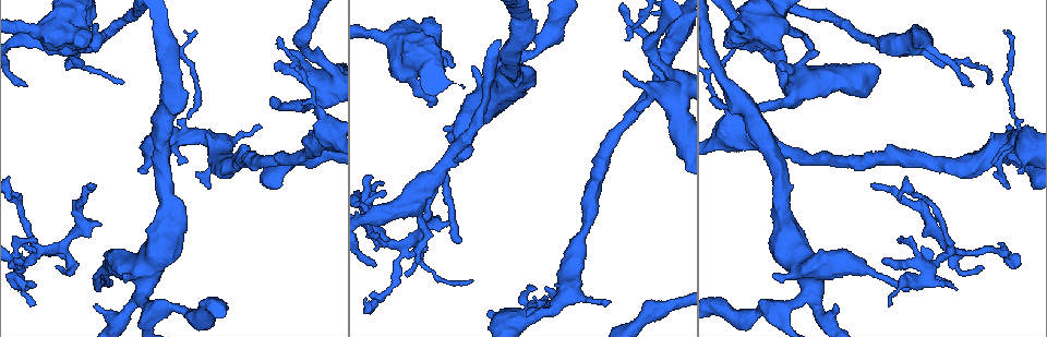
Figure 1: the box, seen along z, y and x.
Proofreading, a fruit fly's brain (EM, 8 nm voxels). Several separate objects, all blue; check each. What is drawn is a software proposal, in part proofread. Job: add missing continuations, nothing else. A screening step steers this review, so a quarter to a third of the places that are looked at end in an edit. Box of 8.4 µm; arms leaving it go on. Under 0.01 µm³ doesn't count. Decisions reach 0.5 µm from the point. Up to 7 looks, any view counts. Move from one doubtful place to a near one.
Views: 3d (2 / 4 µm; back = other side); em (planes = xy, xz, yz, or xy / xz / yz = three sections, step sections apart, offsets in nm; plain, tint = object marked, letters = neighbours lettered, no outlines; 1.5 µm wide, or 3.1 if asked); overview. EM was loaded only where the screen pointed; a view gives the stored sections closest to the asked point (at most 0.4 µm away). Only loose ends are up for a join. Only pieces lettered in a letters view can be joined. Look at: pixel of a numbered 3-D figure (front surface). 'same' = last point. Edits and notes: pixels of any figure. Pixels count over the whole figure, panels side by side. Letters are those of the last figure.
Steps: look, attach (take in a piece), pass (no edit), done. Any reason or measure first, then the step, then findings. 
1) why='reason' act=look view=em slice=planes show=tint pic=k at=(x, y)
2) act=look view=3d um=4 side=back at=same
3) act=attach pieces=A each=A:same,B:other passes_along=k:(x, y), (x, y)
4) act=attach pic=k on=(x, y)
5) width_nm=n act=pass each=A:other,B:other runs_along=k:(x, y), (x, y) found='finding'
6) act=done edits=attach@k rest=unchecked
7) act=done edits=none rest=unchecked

act=look view=em slice=planes show=letters pic=1 at=(871, 184)

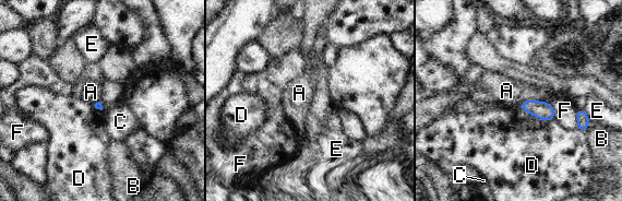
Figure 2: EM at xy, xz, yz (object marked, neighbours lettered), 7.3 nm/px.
act=pass each=A:other,B:other,C:other,D:other,E:other,F:other border=2:(546, 101), (524, 101), (519, 105) found='no lettered piece goes on from it'

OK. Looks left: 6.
why='tapers out' act=look view=3d um=4 pic=1 at=(139, 171)

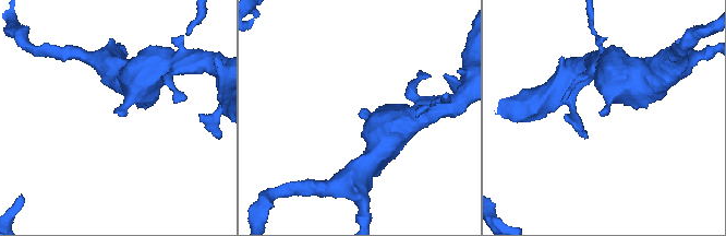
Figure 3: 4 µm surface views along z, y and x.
why='now the EM' act=look view=em slice=planes show=letters pic=3 at=(602, 112)

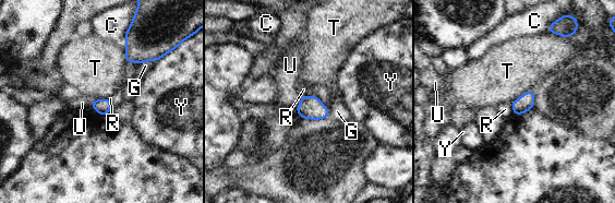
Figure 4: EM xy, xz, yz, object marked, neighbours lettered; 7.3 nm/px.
width_nm=110 longest_contact=T:200nm act=pass each=C:other,G:other,R:other,T:other,U:other,Y:other found='none of them fits'

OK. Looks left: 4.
why='an open end' act=look view=em slice=xz step=4 show=letters pic=1 at=(429, 107)

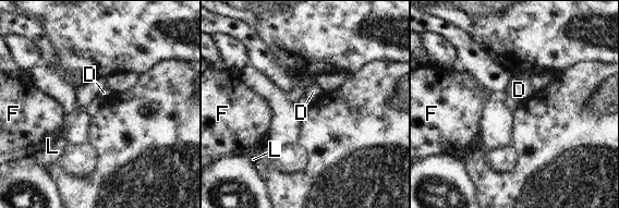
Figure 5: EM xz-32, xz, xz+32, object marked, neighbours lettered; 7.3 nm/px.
act=look view=em slice=planes show=letters at=same

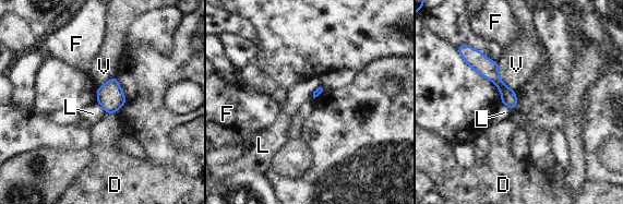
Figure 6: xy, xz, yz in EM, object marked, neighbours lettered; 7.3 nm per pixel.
act=pass each=D:other,F:other,L:other,V:other border=6:(501, 104), (514, 109) found='none of them fits'

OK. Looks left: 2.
act=done edits=none rest=unchecked

